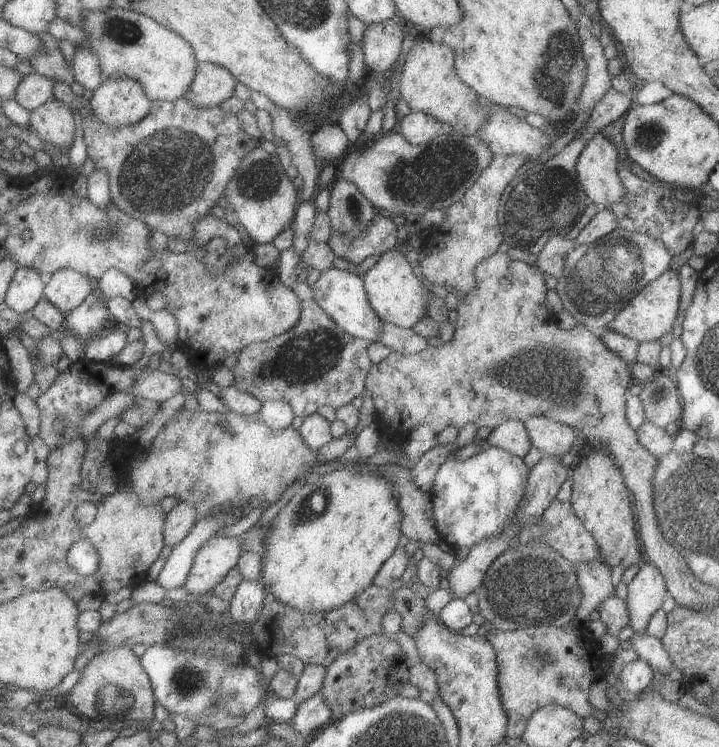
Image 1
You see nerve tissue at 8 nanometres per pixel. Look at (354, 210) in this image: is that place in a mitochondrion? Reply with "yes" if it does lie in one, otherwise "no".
yes

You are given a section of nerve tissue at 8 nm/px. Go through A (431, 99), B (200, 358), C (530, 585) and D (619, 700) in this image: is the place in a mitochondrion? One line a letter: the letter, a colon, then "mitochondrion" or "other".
A: other
B: other
C: mitochondrion
D: other

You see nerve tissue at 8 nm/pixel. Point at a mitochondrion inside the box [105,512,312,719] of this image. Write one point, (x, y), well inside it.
(188, 681)

